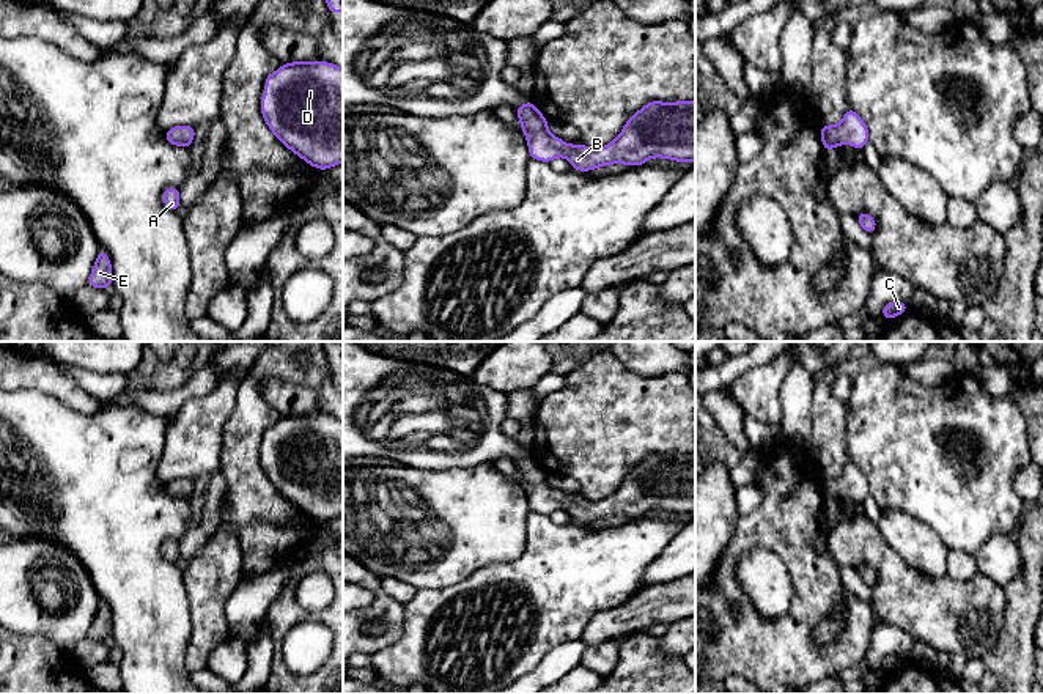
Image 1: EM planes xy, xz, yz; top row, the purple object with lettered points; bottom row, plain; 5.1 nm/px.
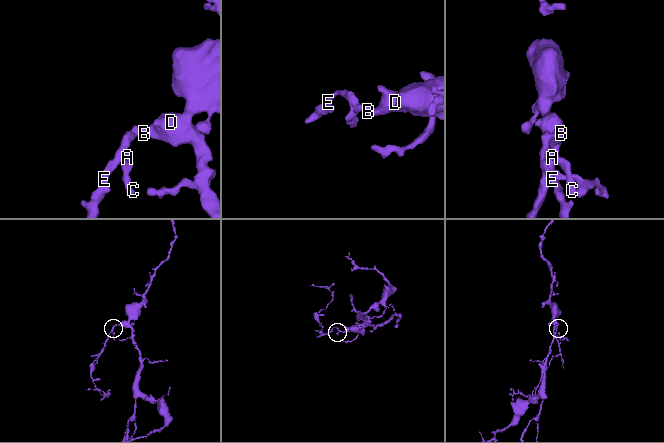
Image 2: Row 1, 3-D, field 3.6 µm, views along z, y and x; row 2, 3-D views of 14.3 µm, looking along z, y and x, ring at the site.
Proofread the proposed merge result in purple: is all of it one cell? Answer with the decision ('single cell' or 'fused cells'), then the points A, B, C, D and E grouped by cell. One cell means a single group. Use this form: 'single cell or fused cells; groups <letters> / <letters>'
single cell; groups A B C D E

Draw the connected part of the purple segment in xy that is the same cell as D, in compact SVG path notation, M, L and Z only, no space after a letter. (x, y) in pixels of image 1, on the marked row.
M294 61L264 83L261 113L275 137L319 170L343 162L343 69Z

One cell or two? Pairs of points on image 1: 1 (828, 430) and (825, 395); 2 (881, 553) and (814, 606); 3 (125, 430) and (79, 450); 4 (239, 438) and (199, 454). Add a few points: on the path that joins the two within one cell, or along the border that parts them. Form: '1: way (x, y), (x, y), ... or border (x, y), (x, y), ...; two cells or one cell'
1: way (828, 422), (825, 403); one cell
2: border (829, 550), (831, 556), (843, 568); two cells
3: way (114, 441), (104, 450), (90, 450); one cell
4: border (233, 411), (224, 425), (217, 471); two cells

